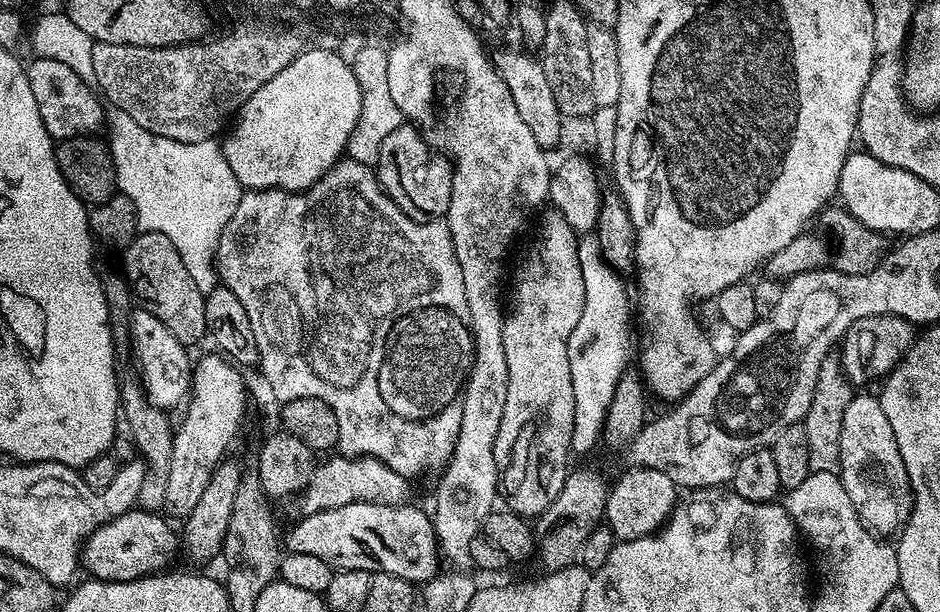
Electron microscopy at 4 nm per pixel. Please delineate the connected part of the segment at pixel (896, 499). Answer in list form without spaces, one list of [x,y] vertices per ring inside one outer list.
[[[873,395],[858,396],[848,404],[843,414],[838,475],[850,502],[854,502],[854,510],[858,510],[860,521],[875,535],[895,535],[907,524],[912,513],[912,483],[906,474],[906,462],[902,462],[893,427],[879,399]]]

